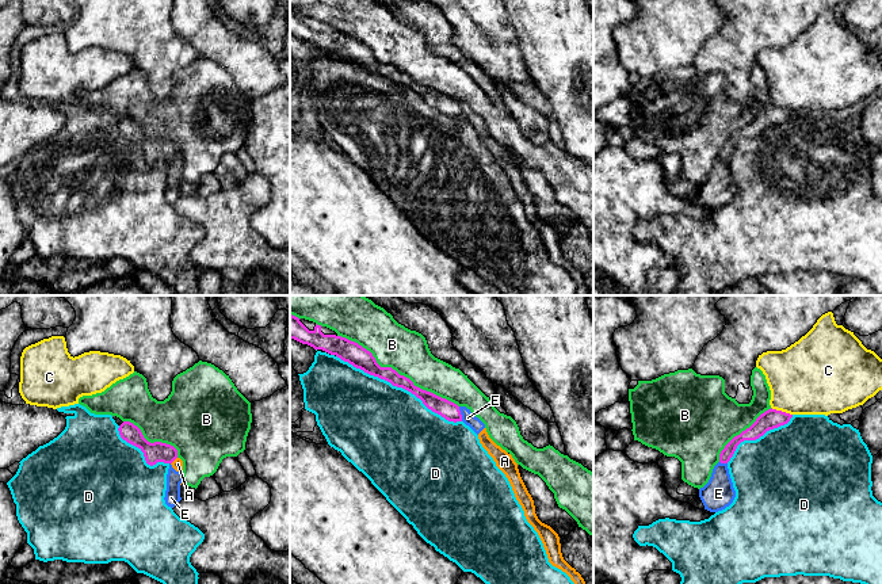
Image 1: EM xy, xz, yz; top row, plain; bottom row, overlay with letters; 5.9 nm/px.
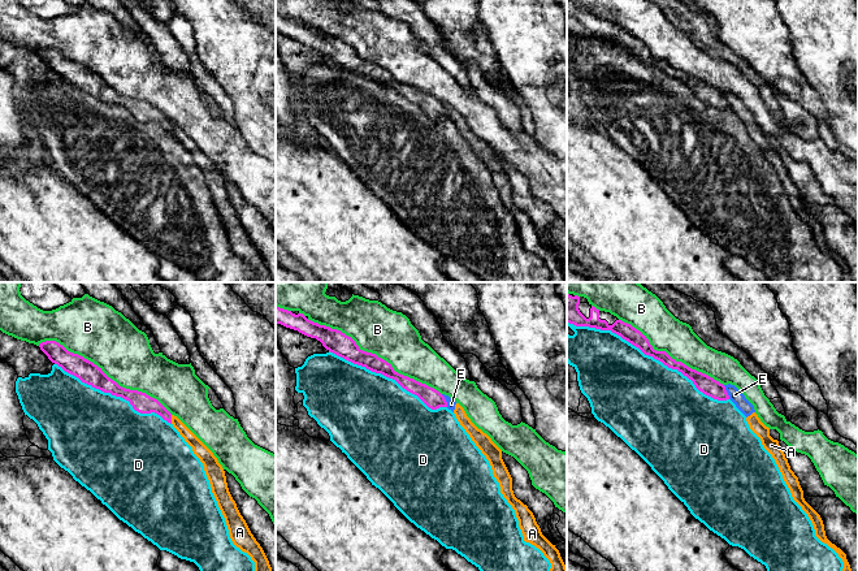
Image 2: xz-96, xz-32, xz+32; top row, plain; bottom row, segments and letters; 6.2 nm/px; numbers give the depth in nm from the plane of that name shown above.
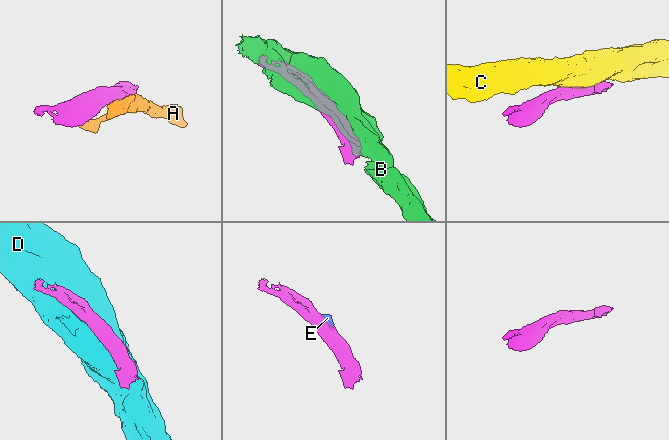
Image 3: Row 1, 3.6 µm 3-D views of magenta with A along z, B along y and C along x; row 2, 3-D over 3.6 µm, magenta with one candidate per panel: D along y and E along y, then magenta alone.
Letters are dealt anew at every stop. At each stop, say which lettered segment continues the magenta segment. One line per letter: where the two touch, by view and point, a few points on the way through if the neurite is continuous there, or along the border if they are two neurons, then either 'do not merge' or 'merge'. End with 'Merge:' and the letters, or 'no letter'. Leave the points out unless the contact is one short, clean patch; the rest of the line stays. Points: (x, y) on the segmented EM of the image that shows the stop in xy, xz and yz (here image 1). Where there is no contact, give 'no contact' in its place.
A: contact xy (174, 460); do not merge
B: contact xz (396, 371); do not merge
C: contact yz (781, 411); do not merge
D: contact xz (398, 386); do not merge
E: contact xz (459, 413); border xz (458, 407), (462, 420); do not merge
Merge: no letter

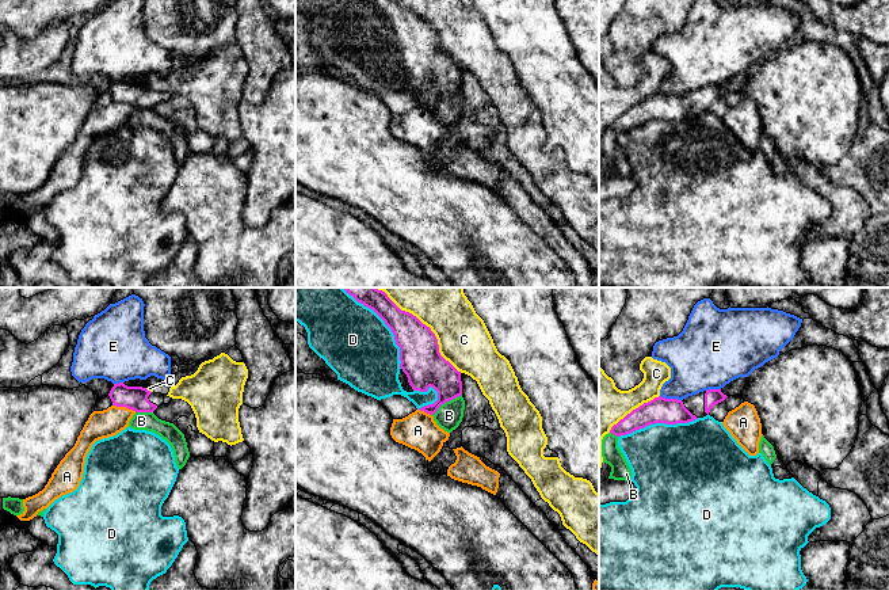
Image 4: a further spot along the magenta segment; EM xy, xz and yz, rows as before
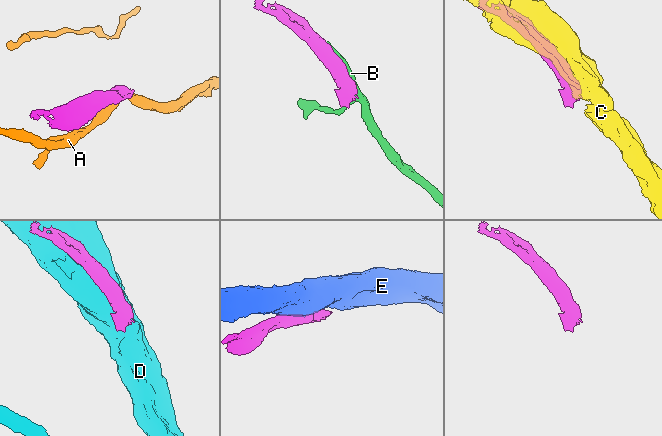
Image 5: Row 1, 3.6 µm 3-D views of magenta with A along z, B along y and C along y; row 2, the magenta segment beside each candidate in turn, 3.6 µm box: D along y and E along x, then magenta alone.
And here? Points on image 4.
A: contact xy (125, 406); border xy (113, 404), (136, 411); do not merge
B: contact xz (446, 400); do not merge
C: contact xz (424, 324); do not merge
D: contact xz (385, 323); do not merge
E: contact yz (671, 399); do not merge
Merge: no letter

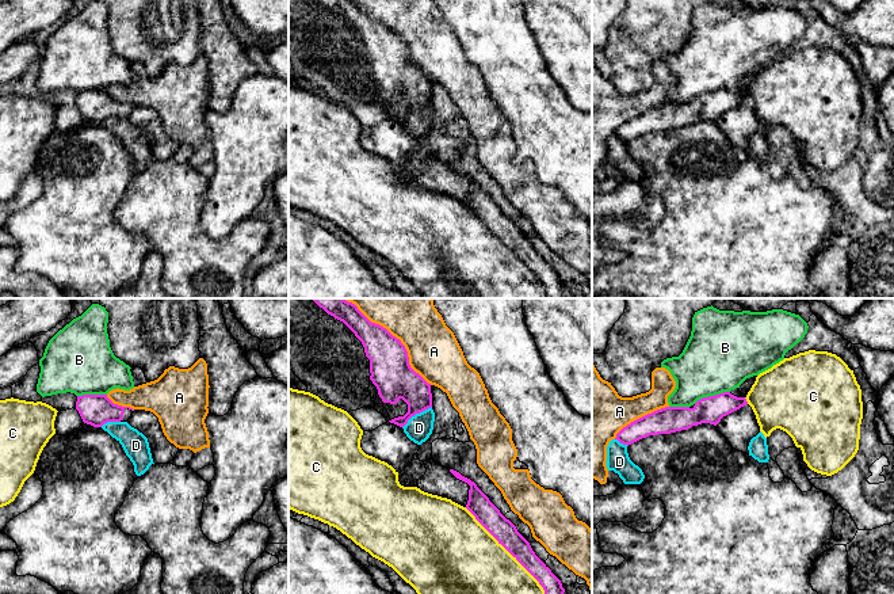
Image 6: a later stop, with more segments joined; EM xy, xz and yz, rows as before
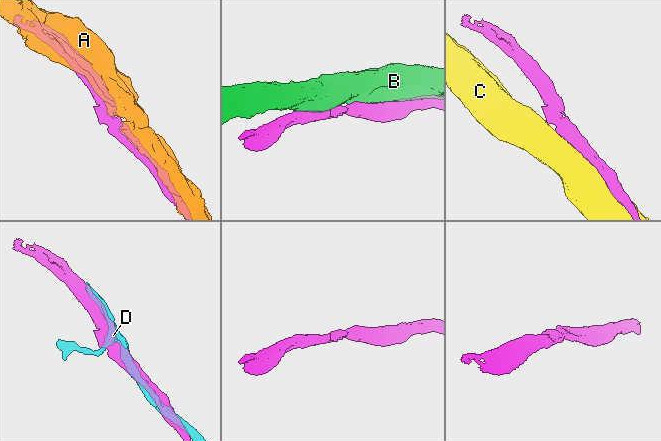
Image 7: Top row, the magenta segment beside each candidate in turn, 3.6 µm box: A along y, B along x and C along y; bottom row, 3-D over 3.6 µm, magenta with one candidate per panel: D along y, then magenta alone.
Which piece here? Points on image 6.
A: contact xz (394, 337); do not merge
B: contact yz (711, 396); do not merge
C: contact xz (507, 549); do not merge
D: contact xz (416, 412); do not merge
Merge: no letter

